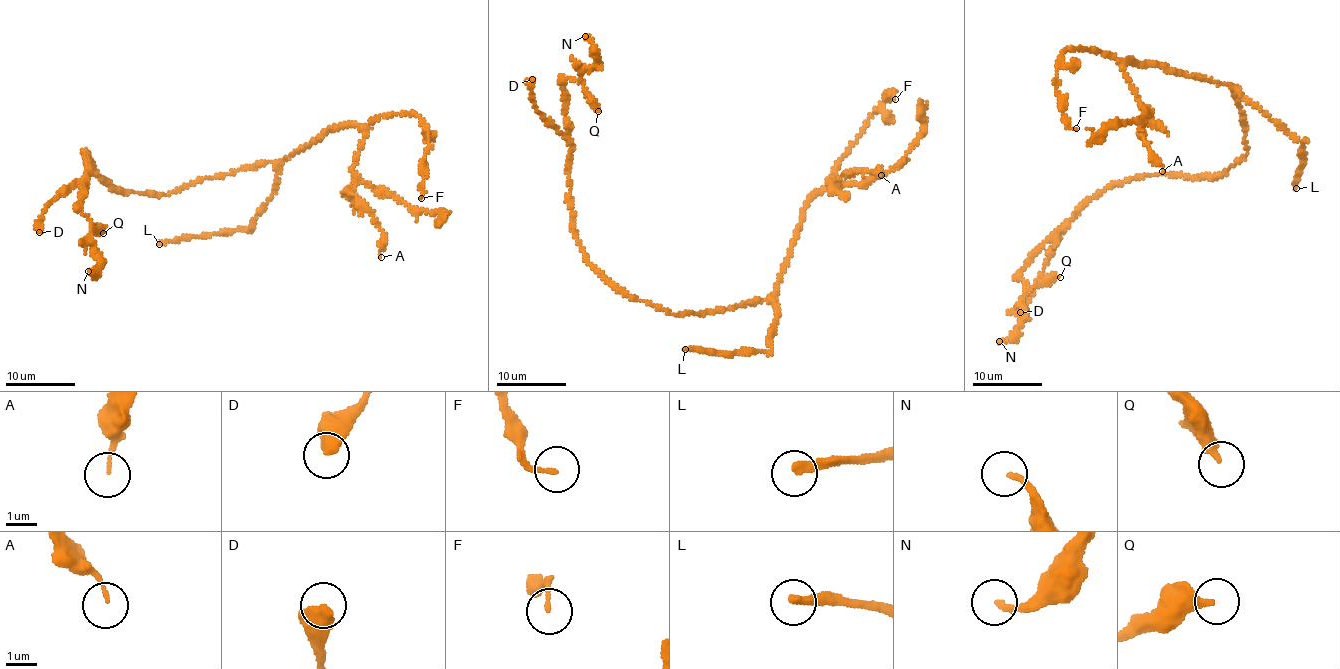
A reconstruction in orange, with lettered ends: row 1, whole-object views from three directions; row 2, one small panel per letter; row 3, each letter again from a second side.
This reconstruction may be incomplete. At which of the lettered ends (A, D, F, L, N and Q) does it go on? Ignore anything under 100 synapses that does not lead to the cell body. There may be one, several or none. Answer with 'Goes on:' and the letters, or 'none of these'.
Goes on: L

